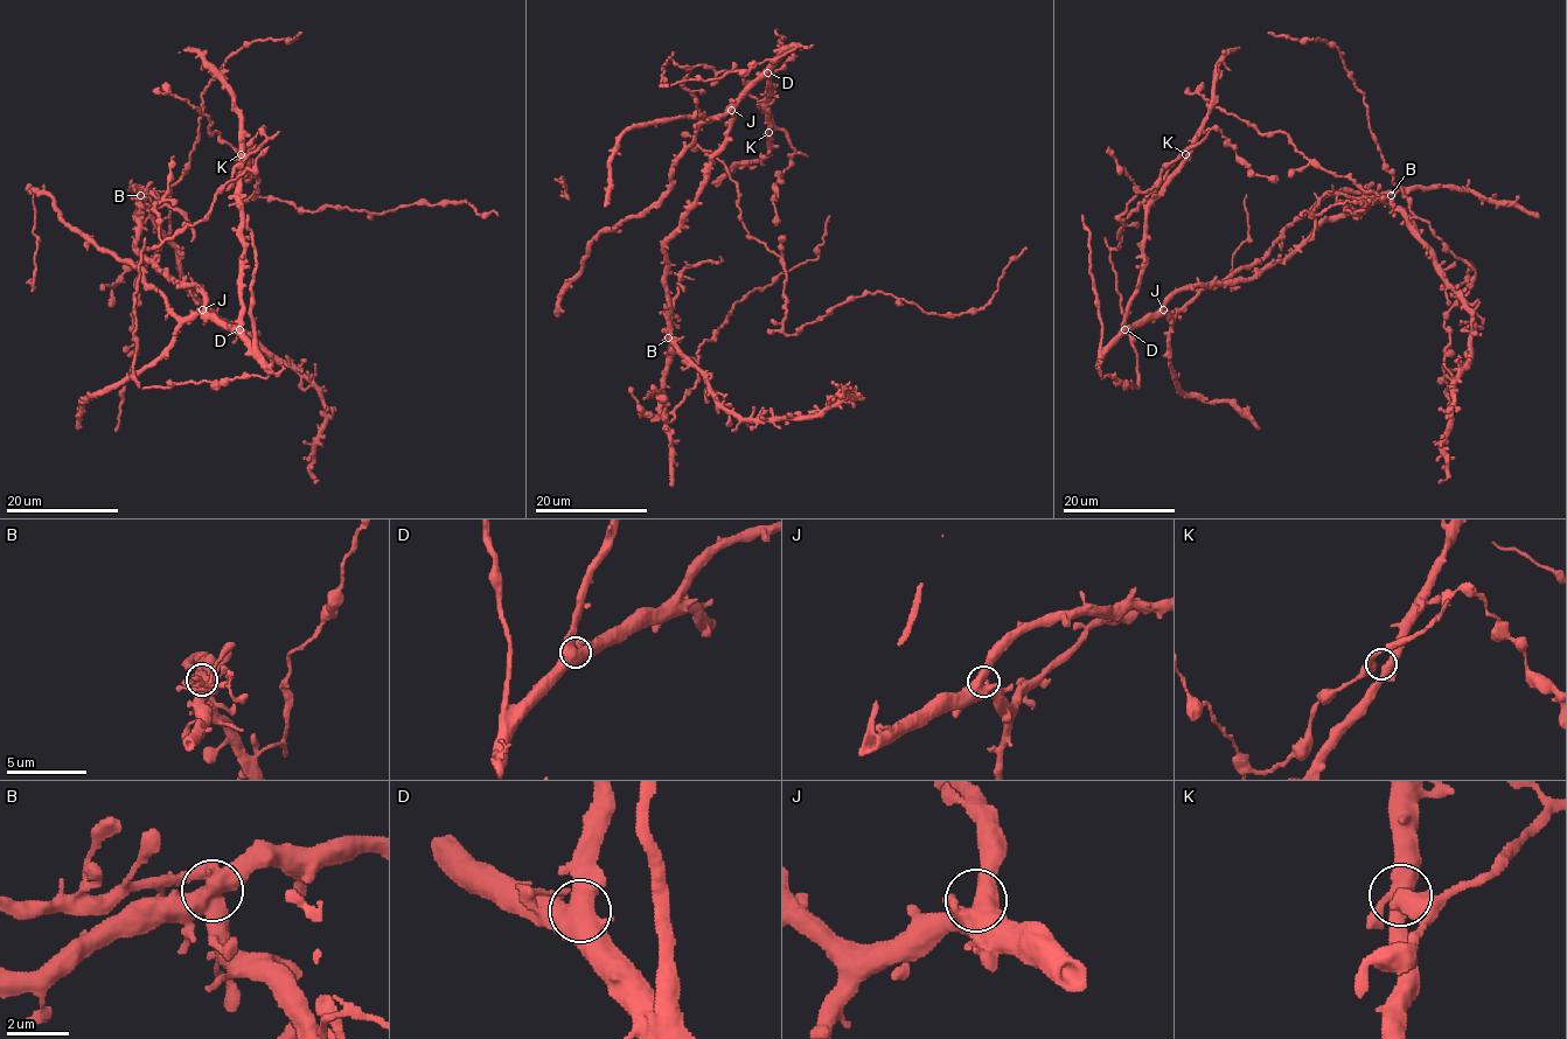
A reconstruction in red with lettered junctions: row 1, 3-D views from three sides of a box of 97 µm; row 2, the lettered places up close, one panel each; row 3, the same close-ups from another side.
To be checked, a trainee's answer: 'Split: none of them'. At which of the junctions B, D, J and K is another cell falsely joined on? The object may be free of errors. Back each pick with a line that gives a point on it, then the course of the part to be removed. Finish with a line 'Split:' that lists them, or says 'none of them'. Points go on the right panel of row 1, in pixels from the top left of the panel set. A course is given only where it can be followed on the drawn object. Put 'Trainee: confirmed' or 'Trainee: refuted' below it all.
B: Place: (1391, 195). Course of the part to remove: (1391, 195), (1471, 319), (1471, 355), (1455, 383), (1442, 444), (1447, 475), (1439, 482)
Split: B
Trainee: refuted

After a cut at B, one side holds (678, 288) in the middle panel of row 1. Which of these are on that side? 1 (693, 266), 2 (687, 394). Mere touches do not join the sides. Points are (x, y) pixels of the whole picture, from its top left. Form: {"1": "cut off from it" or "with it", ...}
{"1": "with it", "2": "cut off from it"}

